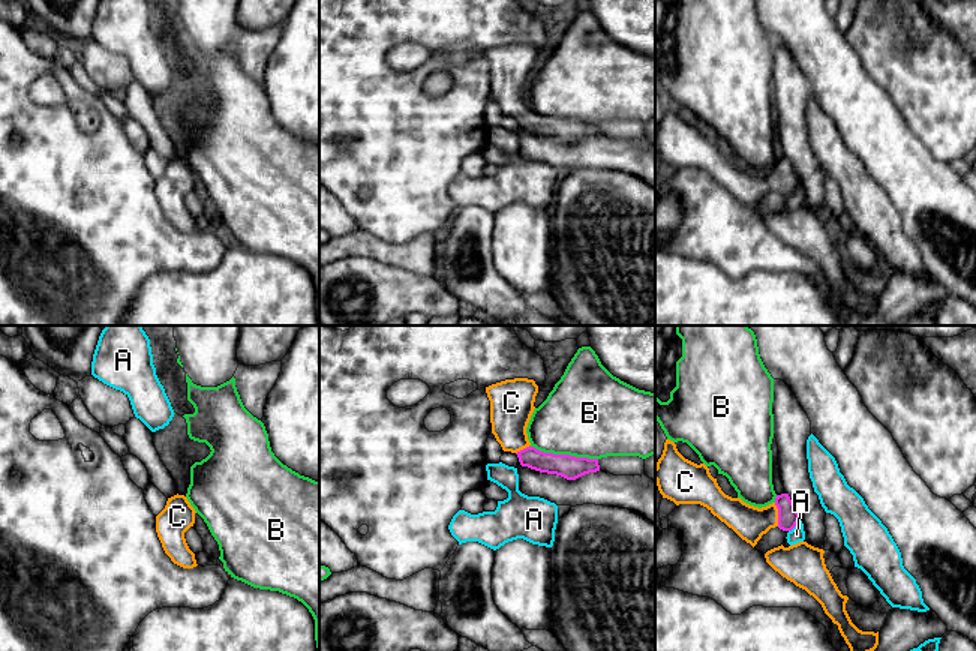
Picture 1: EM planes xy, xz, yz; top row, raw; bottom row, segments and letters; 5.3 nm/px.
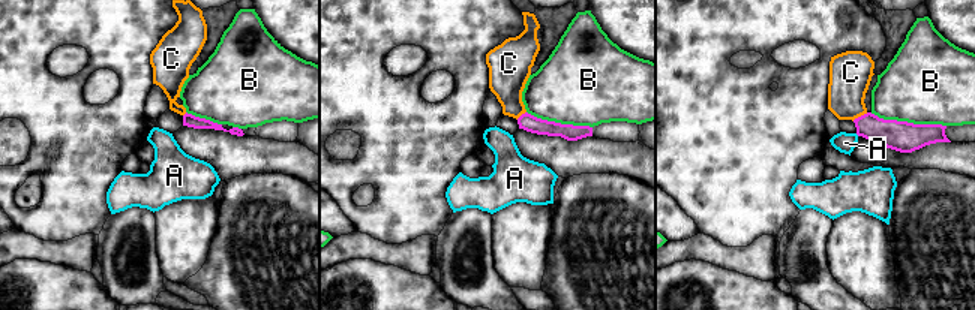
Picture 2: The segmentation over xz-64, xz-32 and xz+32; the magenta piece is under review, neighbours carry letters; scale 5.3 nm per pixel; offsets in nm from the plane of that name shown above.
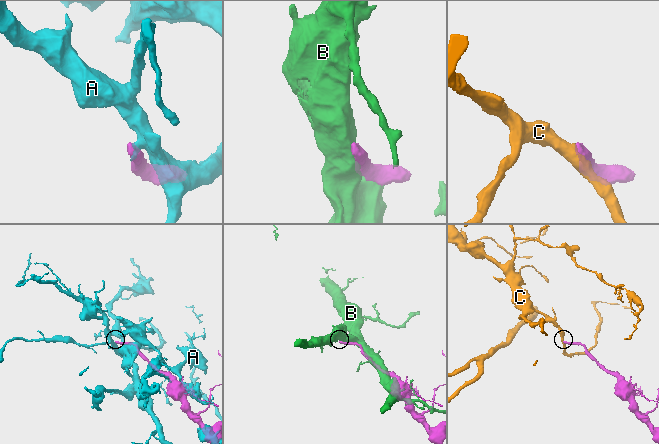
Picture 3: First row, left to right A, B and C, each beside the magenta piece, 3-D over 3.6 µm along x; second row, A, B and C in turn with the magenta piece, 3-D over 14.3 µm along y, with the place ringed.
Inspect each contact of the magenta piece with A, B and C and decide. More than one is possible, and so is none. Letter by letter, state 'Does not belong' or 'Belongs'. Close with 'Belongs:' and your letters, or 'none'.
A: Does not belong
B: Does not belong
C: Belongs
Belongs: C

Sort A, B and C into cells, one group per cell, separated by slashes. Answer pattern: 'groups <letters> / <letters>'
groups A / B / C

